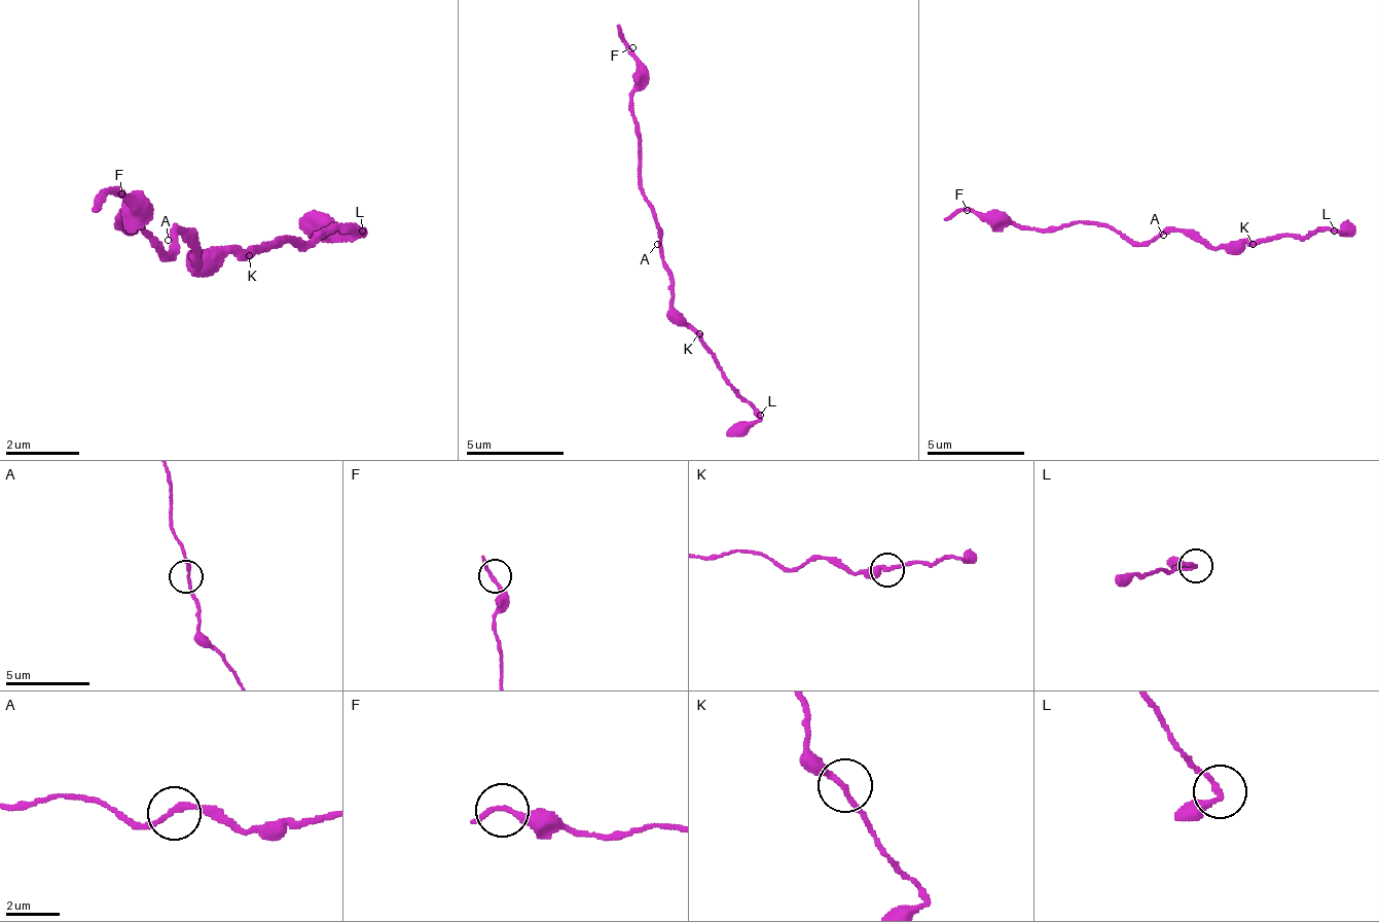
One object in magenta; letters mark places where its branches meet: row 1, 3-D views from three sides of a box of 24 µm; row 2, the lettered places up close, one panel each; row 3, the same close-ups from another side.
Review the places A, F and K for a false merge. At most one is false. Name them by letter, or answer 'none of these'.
none of these

